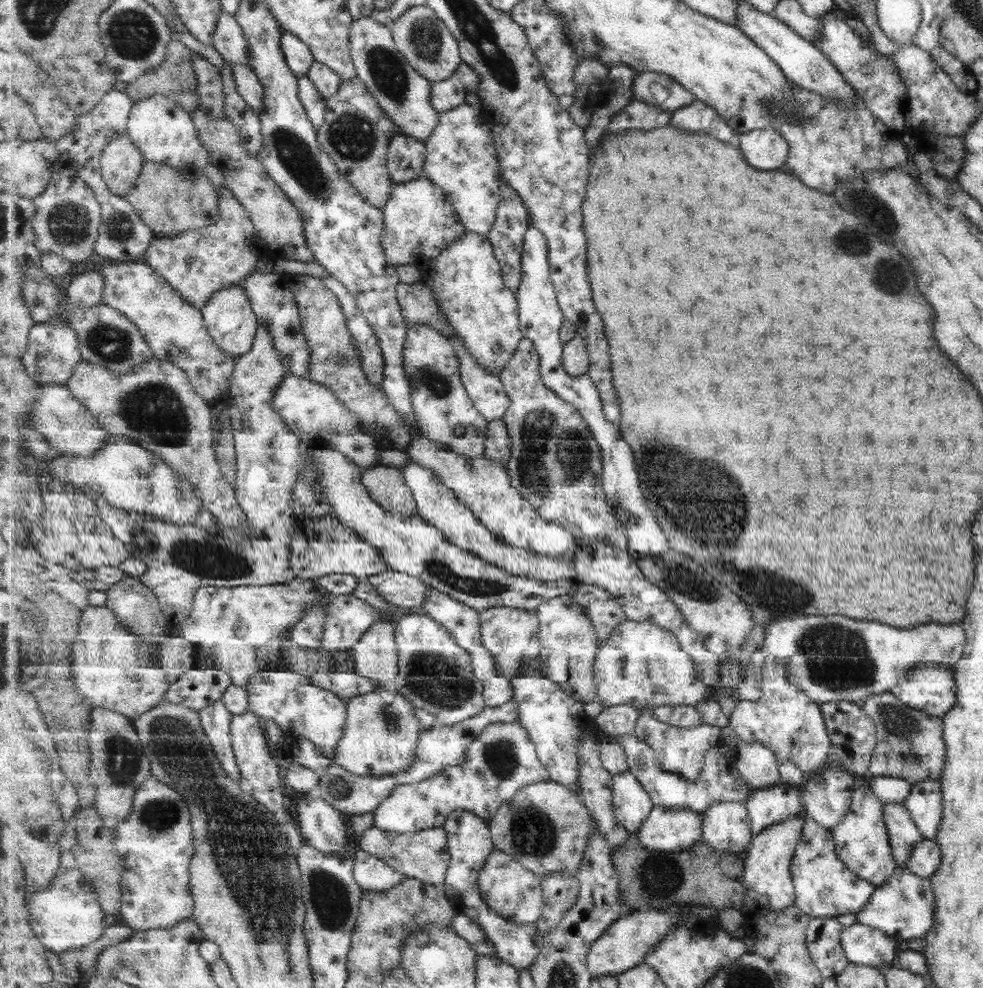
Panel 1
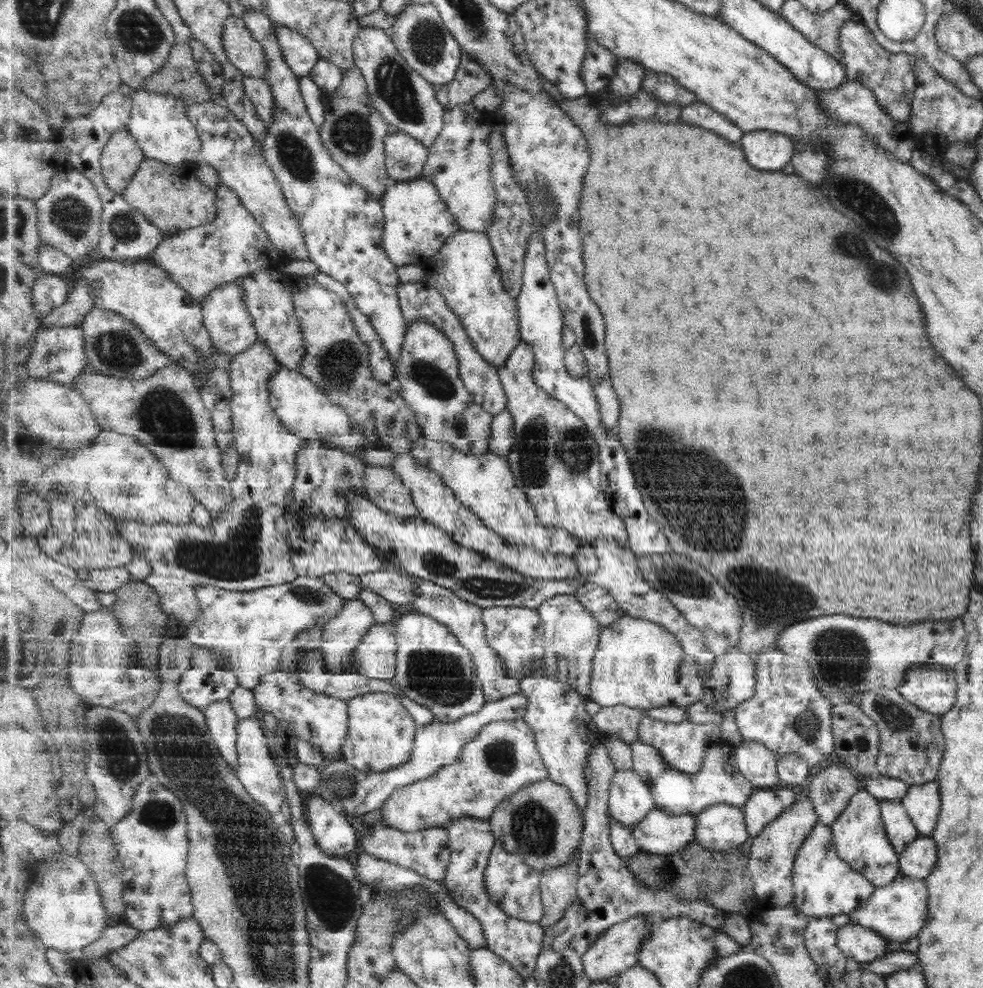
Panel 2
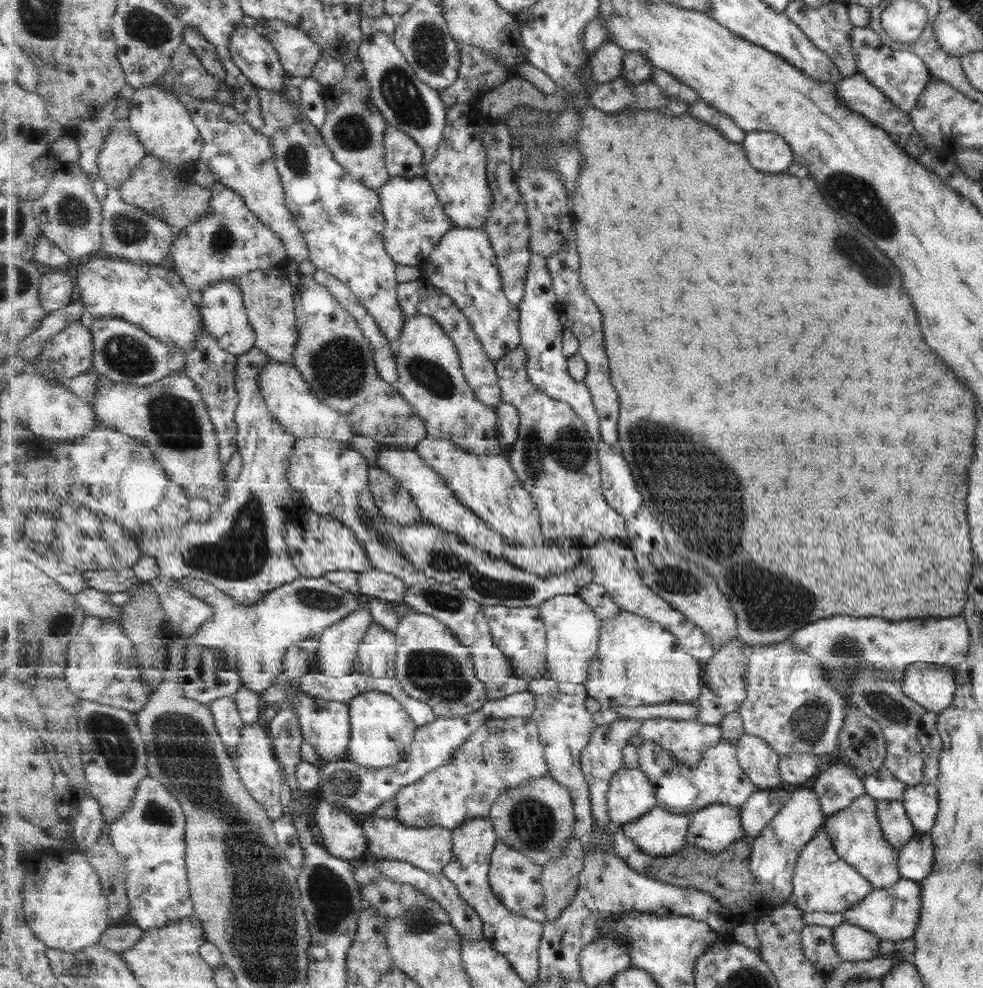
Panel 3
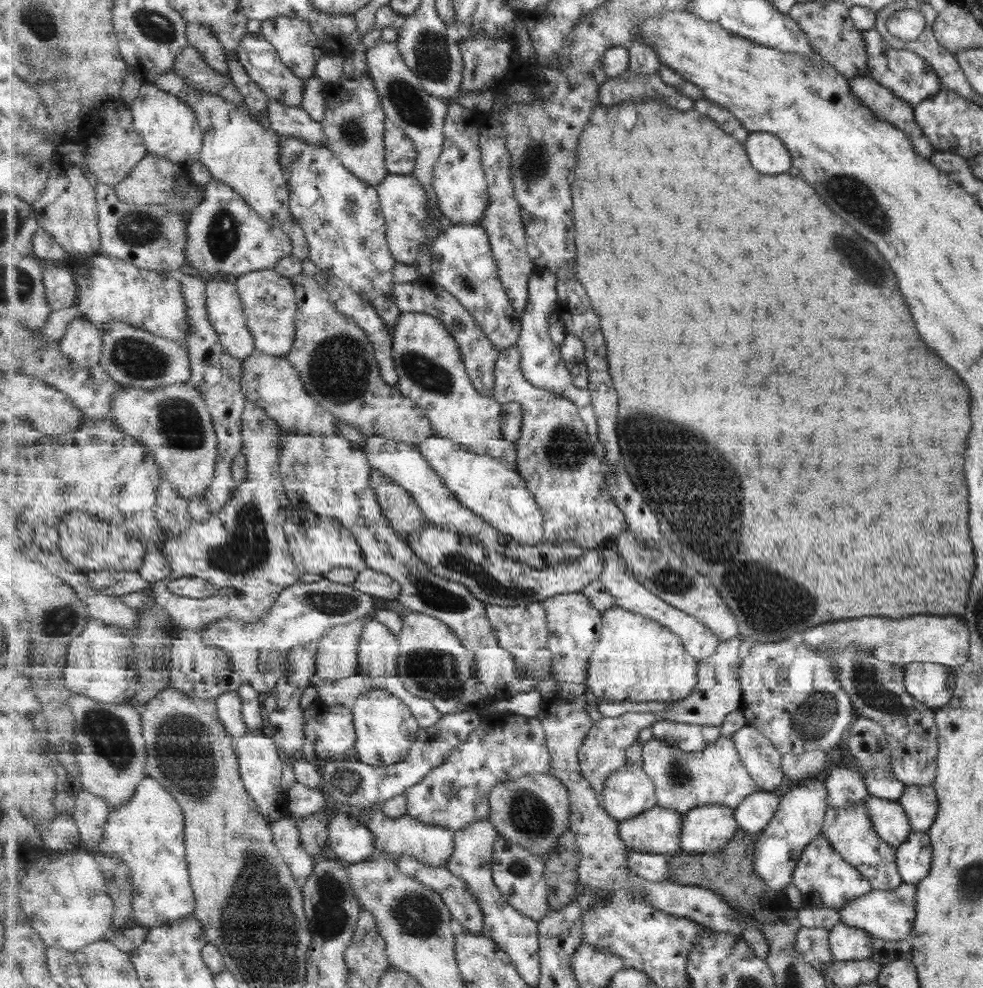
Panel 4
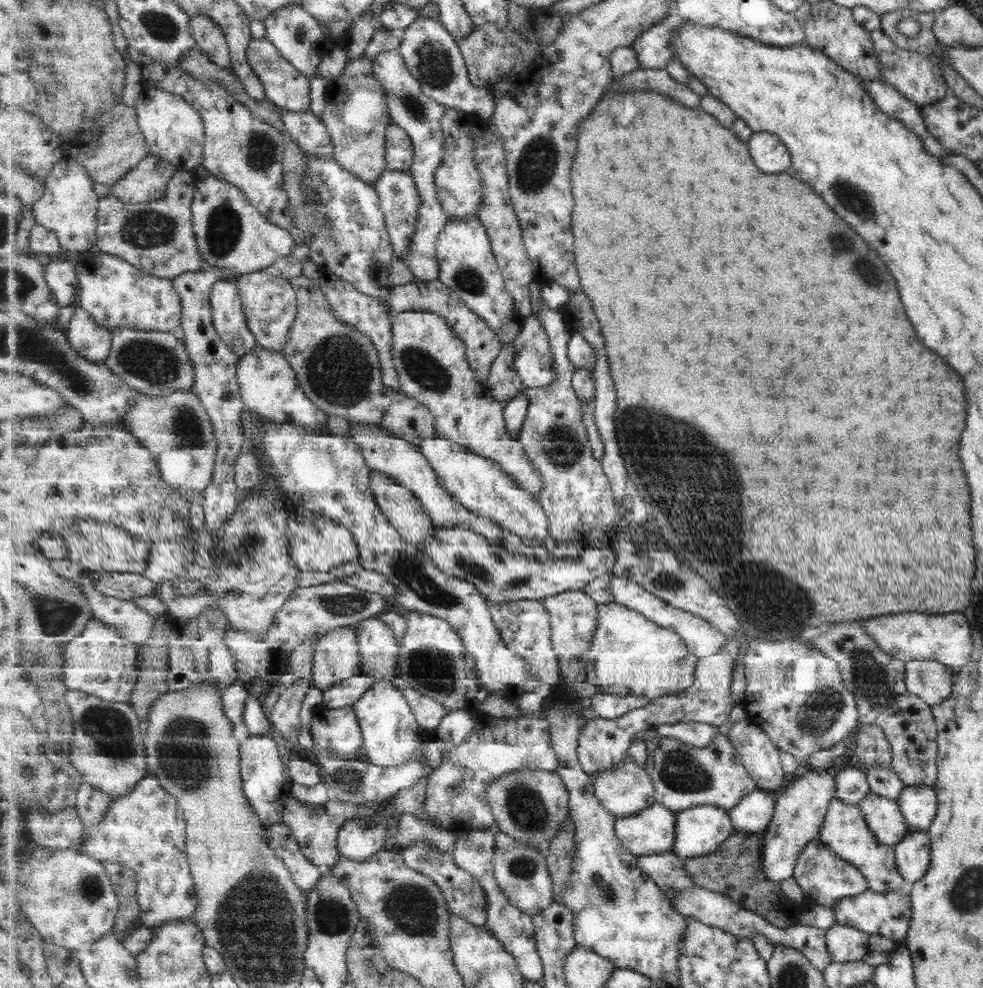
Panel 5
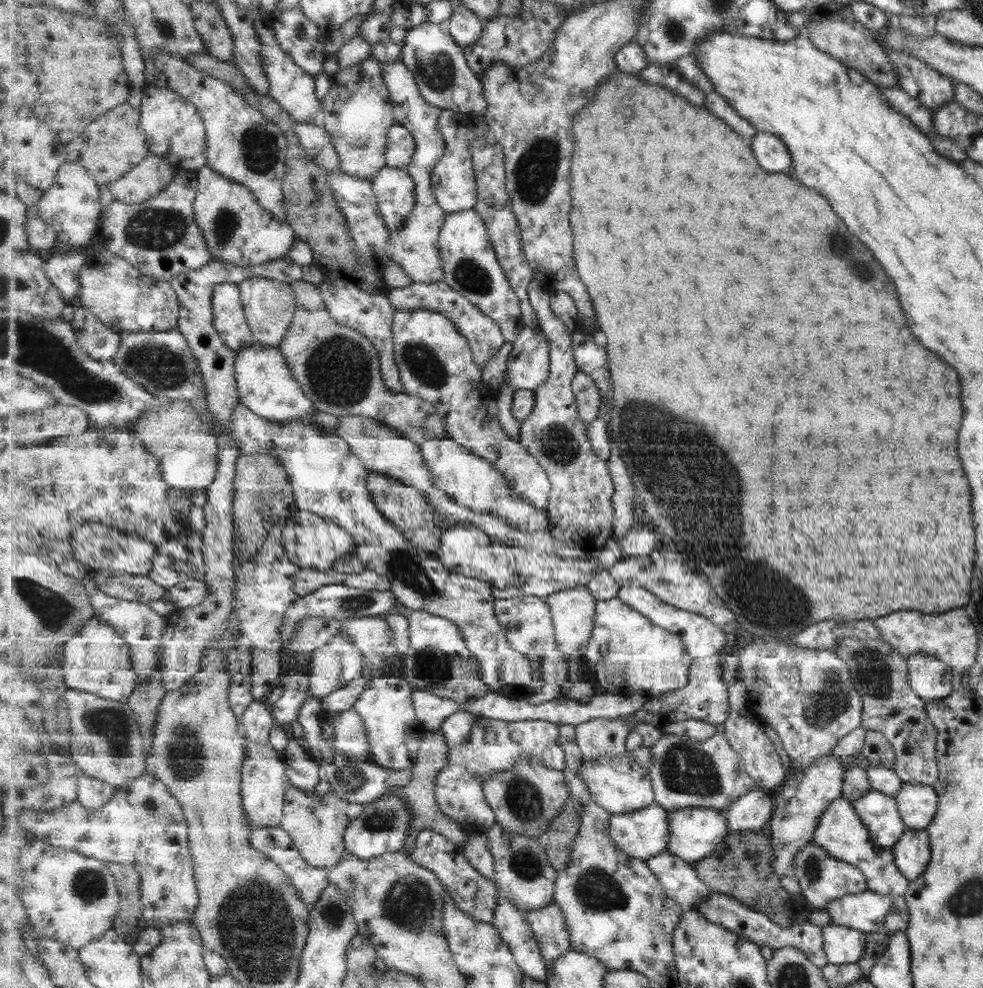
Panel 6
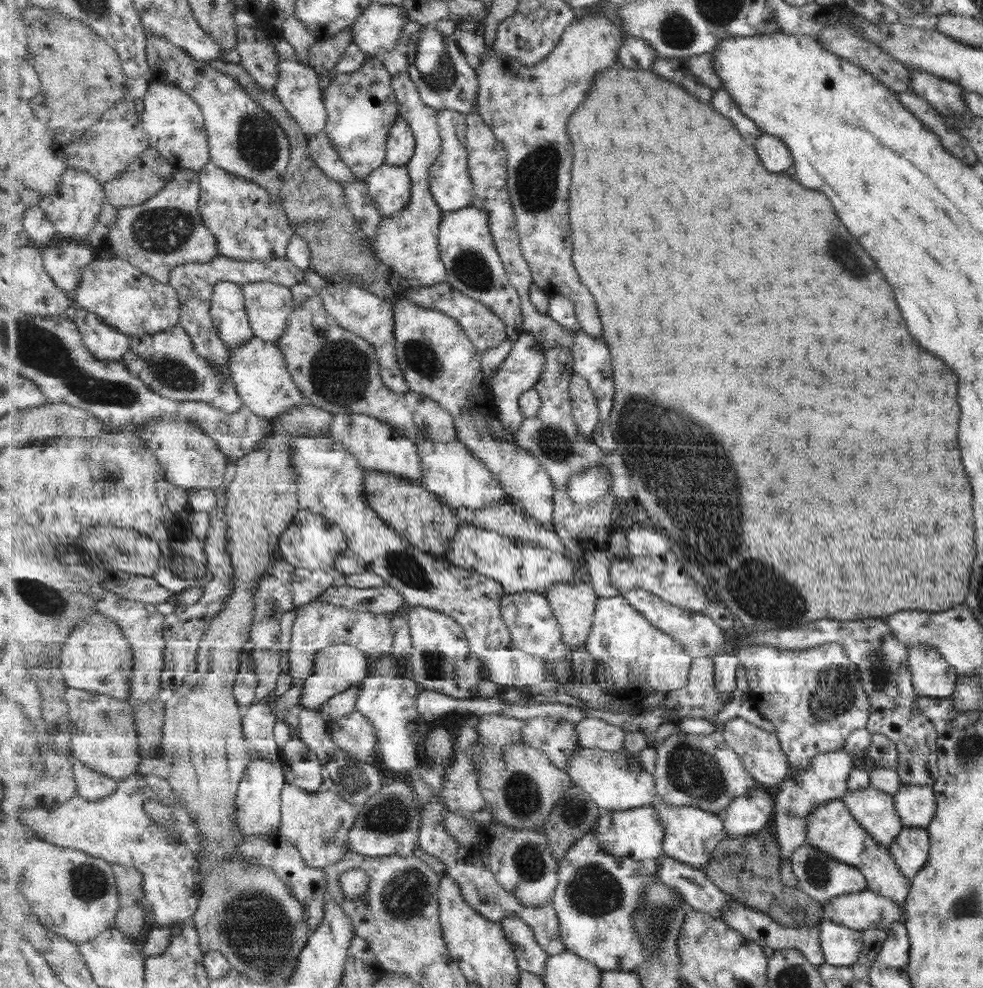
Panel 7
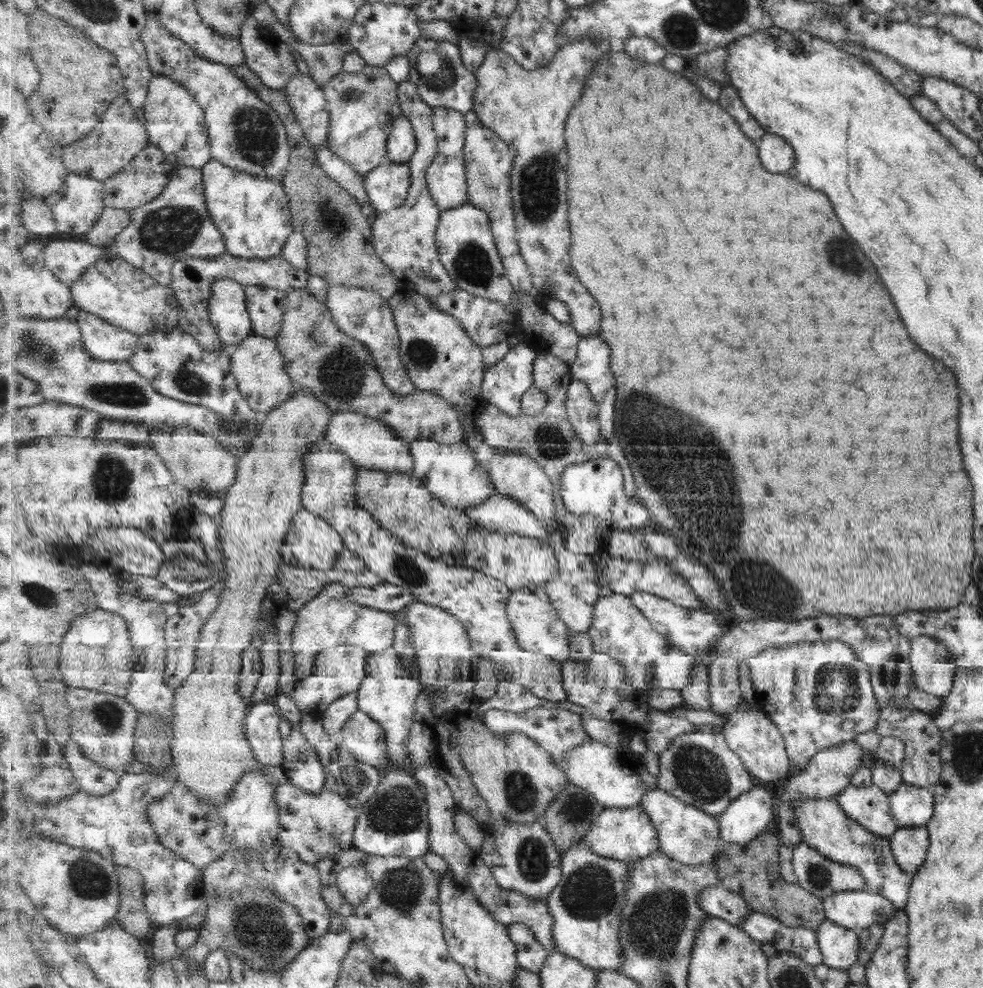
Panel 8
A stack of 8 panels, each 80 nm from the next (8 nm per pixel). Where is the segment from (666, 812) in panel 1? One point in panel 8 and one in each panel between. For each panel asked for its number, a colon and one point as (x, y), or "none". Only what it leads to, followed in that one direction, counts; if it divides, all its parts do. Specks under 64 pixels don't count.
2: (661, 832)
3: (660, 833)
4: (658, 831)
5: (652, 831)
6: (645, 833)
7: (638, 833)
8: (627, 834)

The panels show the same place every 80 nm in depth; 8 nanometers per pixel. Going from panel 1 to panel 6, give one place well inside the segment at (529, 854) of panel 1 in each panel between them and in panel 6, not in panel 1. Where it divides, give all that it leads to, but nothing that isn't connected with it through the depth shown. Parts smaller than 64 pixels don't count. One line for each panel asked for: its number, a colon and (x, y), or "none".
2: (542, 822)
3: (537, 818)
4: (534, 811)
5: (531, 806)
6: (526, 799)

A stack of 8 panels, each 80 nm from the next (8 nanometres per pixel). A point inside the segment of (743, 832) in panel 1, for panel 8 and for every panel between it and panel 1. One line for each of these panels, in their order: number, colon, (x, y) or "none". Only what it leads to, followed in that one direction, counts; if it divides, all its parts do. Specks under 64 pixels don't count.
2: (722, 827)
3: (716, 827)
4: (707, 827)
5: (701, 829)
6: (696, 831)
7: (692, 834)
8: (687, 834)

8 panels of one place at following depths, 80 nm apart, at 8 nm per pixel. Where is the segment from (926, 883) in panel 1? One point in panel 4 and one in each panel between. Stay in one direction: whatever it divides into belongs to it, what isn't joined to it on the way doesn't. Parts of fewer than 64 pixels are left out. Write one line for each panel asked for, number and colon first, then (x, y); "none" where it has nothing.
2: (896, 911)
3: (891, 914)
4: (885, 914)

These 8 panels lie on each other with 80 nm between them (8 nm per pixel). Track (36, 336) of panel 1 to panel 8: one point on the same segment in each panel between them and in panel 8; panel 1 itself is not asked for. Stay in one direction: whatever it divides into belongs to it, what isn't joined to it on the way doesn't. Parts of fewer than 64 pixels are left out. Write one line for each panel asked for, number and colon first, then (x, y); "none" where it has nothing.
2: (59, 354)
3: (70, 353)
4: (83, 343)
5: (93, 341)
6: (101, 342)
7: (107, 343)
8: (105, 341)

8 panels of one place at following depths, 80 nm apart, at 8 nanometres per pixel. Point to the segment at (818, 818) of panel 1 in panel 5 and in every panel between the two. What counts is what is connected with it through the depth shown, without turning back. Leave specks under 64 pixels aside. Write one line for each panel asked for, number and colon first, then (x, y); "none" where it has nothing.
2: (829, 793)
3: (836, 787)
4: (845, 787)
5: (852, 786)

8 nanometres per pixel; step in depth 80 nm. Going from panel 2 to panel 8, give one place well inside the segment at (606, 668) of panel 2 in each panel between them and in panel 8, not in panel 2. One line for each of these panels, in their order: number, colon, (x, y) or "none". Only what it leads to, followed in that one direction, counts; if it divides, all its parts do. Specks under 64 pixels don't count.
3: (639, 662)
4: (637, 659)
5: (632, 656)
6: (628, 655)
7: (641, 659)
8: (620, 629)

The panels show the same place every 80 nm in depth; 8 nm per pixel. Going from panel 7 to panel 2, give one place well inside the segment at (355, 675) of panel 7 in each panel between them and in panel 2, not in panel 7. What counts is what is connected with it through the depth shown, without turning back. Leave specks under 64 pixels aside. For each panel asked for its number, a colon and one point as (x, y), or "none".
2: (342, 636)
3: (338, 649)
4: (338, 652)
5: (337, 658)
6: (334, 666)

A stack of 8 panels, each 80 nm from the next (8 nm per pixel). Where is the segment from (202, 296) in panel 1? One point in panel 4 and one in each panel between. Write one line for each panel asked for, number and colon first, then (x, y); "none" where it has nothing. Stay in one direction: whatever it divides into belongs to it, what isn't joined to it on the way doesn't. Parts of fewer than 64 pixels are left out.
2: (202, 259)
3: (229, 243)
4: (225, 235)

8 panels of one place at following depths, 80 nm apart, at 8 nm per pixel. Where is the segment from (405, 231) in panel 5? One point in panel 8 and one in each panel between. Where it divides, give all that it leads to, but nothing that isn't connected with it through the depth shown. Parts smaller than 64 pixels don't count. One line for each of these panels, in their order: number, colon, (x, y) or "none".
6: (395, 190)
7: (390, 186)
8: (387, 186)

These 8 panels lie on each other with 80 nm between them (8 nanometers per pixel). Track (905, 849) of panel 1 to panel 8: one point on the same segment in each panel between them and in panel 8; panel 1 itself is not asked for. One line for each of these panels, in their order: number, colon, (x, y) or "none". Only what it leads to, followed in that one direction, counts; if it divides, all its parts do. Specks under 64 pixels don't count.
2: (899, 830)
3: (896, 829)
4: (888, 820)
5: (882, 816)
6: (878, 812)
7: (873, 810)
8: (868, 806)

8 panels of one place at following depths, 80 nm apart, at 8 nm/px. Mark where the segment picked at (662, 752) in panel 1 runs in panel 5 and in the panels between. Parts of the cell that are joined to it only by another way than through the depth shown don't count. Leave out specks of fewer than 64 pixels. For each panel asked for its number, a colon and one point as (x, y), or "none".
2: (685, 747)
3: (688, 740)
4: (692, 737)
5: (700, 734)

